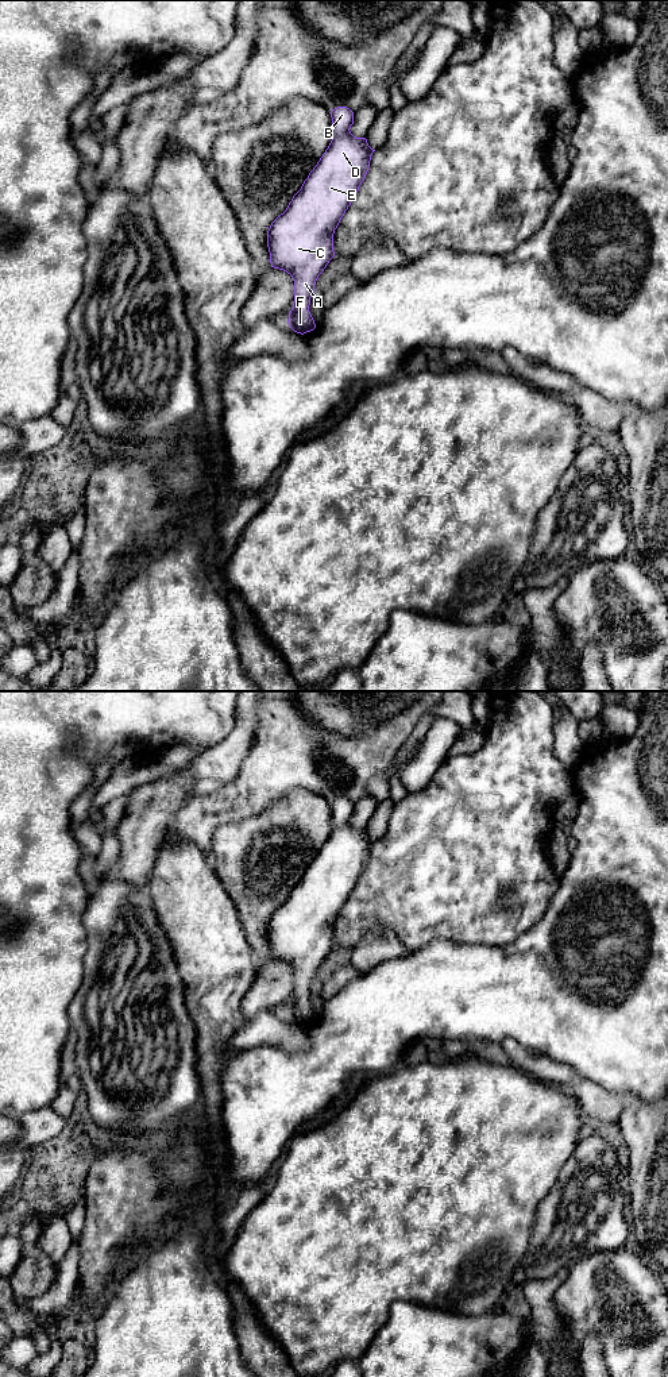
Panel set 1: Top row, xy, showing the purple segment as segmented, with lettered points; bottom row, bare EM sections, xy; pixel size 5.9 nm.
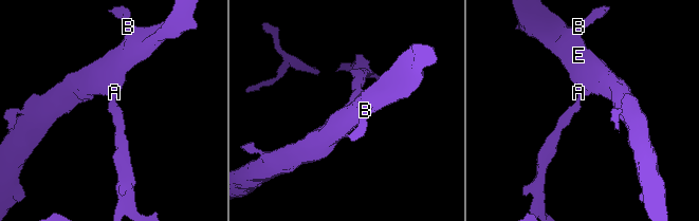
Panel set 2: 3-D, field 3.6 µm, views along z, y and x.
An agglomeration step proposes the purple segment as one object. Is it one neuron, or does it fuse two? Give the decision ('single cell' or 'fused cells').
single cell

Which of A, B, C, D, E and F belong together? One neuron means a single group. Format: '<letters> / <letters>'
A B C D E F

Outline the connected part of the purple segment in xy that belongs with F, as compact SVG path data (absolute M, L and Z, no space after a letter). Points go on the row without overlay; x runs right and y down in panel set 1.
M347 798L331 802L332 832L293 887L286 902L281 904L267 922L267 938L271 958L286 963L294 972L294 992L287 1015L297 1025L306 1025L316 1019L309 1003L310 988L318 967L335 948L333 925L341 909L356 888L359 878L370 859L372 841L366 829L356 829L350 819L354 815L354 803Z

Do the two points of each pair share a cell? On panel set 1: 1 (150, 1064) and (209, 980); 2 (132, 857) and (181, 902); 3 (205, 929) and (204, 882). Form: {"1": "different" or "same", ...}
{"1": "different", "2": "different", "3": "same"}

